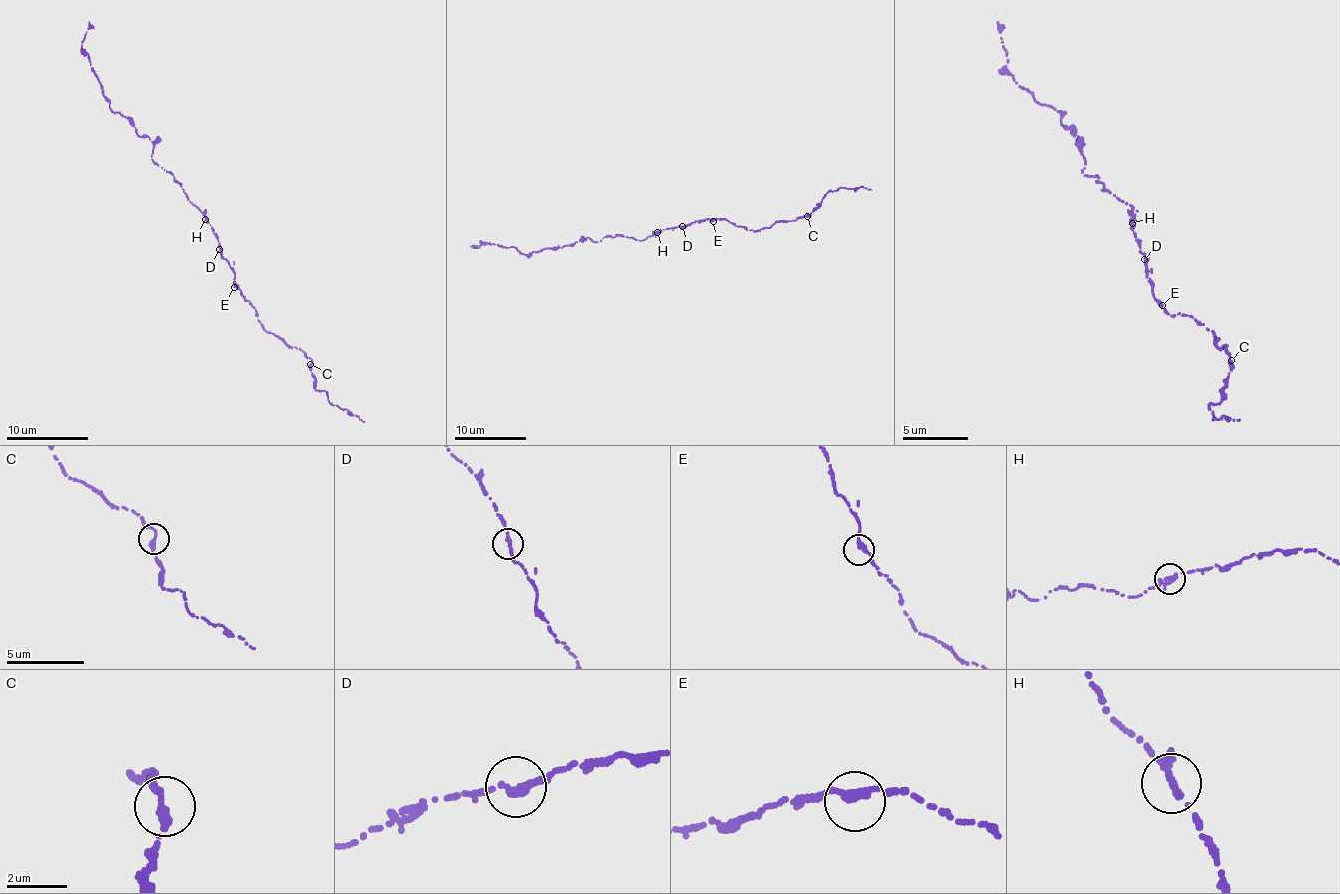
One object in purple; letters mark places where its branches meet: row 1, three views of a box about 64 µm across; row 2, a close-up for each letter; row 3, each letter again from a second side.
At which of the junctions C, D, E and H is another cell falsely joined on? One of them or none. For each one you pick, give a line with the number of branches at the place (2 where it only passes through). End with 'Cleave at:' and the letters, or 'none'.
Cleave at: none

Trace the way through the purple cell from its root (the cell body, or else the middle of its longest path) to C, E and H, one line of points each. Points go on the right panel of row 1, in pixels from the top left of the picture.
C: (1136, 240), (1155, 299), (1172, 315), (1192, 316), (1209, 328), (1231, 360)
E: (1136, 240), (1146, 261), (1152, 292), (1162, 305)
H: (1136, 240), (1131, 224)

